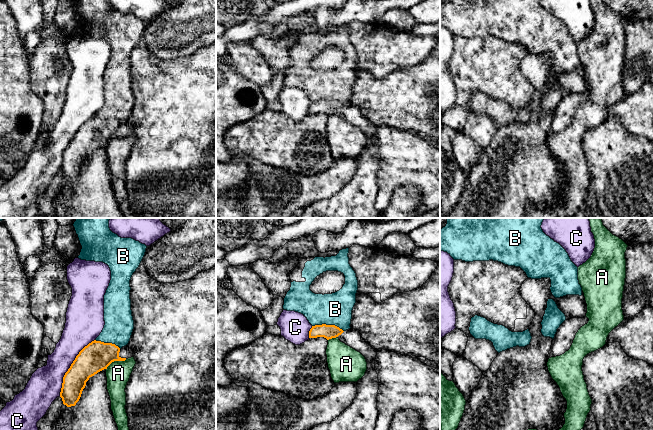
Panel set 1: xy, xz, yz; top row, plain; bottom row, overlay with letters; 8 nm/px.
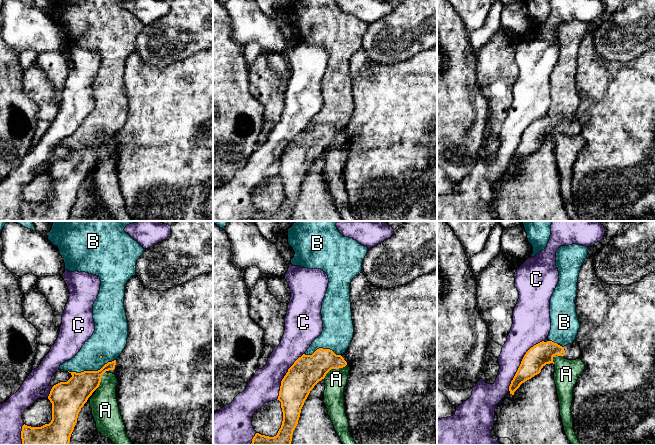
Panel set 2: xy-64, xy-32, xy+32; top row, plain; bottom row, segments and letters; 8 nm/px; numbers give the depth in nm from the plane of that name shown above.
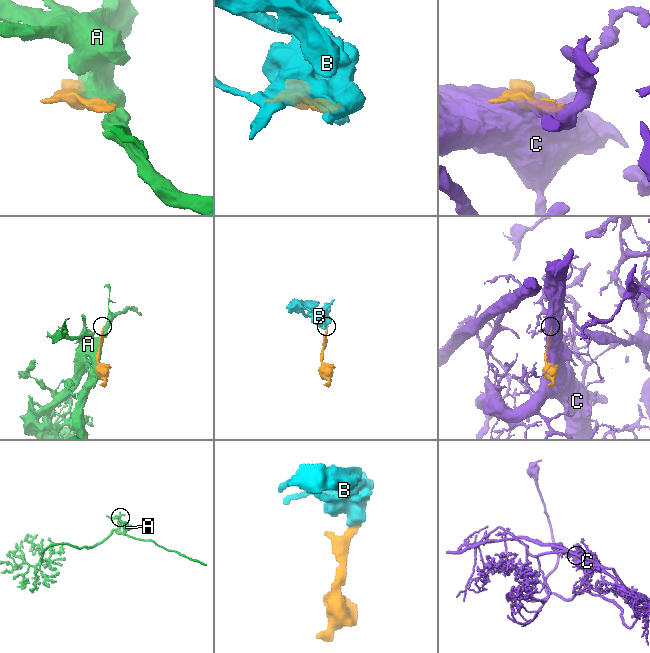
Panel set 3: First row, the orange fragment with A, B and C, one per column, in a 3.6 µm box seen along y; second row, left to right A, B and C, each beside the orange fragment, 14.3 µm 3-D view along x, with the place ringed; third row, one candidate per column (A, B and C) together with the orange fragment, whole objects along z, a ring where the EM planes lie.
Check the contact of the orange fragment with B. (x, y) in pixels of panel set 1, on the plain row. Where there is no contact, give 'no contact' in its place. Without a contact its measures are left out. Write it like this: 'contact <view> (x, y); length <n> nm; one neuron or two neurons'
contact xz (328, 101); length 260 nm; two neurons

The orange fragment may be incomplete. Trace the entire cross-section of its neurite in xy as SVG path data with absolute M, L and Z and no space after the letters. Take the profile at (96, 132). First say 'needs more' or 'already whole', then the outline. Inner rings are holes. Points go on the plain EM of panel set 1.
needs more; M92 117L85 122L63 153L60 173L67 183L79 177L86 158L98 148L107 145L114 137L125 137L133 133L128 121L121 125L112 119Z

